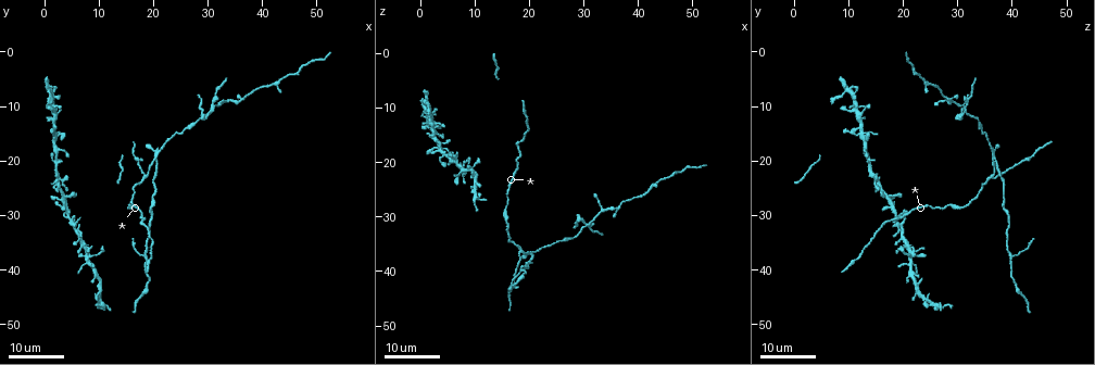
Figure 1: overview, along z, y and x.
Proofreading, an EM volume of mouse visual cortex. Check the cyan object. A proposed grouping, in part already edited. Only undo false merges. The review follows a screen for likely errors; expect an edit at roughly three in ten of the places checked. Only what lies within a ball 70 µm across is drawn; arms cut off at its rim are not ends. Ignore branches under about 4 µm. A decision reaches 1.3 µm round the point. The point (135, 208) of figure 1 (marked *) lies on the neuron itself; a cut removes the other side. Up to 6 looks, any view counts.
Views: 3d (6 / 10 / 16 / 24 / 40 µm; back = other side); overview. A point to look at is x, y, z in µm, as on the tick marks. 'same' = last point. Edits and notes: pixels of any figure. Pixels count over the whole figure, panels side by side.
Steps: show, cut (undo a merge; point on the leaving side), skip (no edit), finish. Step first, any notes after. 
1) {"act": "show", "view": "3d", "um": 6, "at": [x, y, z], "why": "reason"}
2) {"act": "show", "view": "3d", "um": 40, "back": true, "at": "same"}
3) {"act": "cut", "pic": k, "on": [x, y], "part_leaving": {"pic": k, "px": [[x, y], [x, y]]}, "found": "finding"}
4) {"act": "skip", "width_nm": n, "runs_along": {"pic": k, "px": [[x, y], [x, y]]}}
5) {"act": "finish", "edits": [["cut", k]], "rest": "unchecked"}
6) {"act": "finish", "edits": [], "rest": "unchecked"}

{"act": "show", "view": "3d", "um": 24, "at": [20.5, 19.0, 37.0], "why": "branch point"}

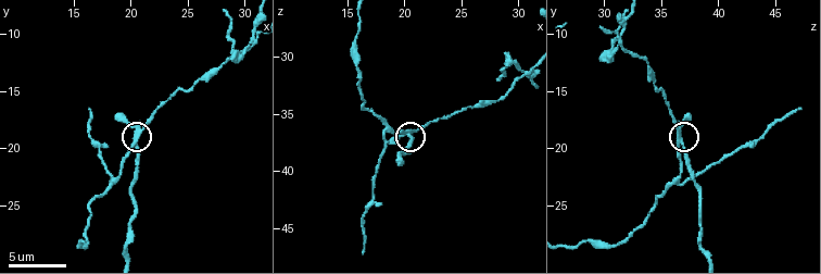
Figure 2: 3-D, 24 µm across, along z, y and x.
{"act": "show", "view": "3d", "um": 10, "at": [20.4, 19.6, 36.6], "why": "closer look"}

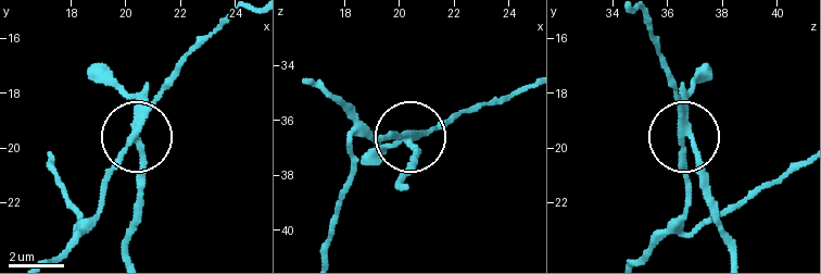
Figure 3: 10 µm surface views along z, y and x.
{"act": "cut", "pic": 3, "on": [116, 85], "width_nm": 230, "part_leaving": {"pic": 3, "px": [[139, 117], [139, 221], [125, 256]]}, "found": "two neurons meet here"}

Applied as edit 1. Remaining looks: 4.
{"act": "show", "view": "3d", "um": 10, "at": [30.4, 10.8, 31.4], "why": "four arms meet"}

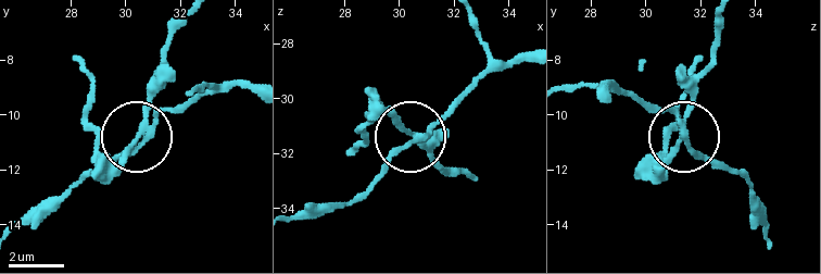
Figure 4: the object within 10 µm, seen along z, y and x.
{"act": "cut", "pic": 4, "on": [154, 91], "width_nm": 190, "part_leaving": {"pic": 4, "px": [[146, 129], [146, 89], [180, 20]]}, "found": "two neurons meet here"}

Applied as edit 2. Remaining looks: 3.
{"act": "show", "view": "overview"}

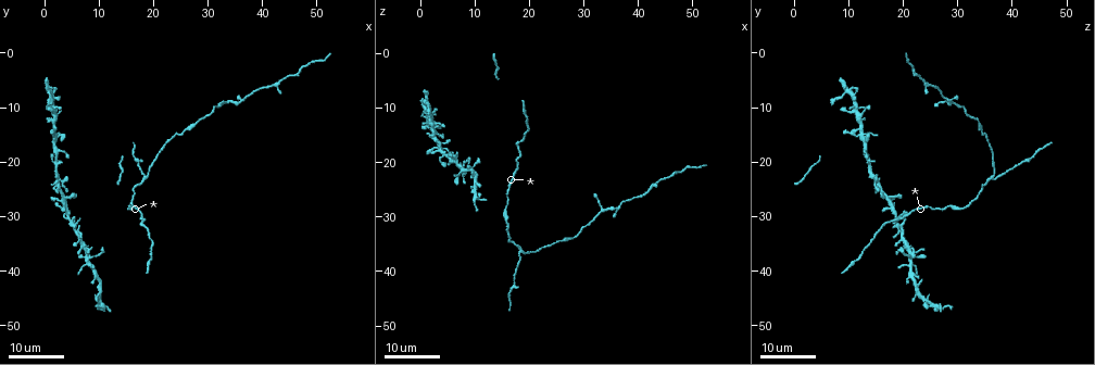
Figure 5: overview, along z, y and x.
{"act": "show", "view": "3d", "um": 24, "at": [36.0, 8.5, 28.5], "why": "thick turns thin"}

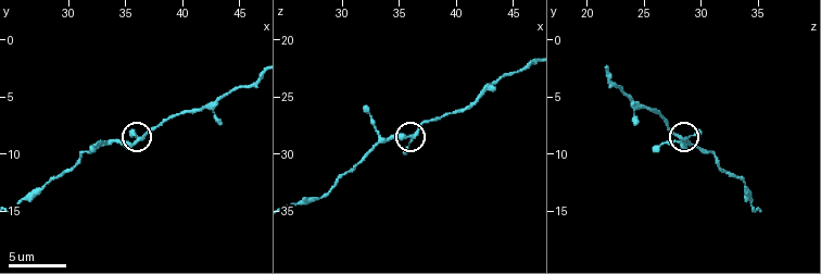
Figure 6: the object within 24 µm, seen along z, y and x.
{"act": "show", "view": "3d", "um": 10, "at": [36.0, 8.6, 28.4]}

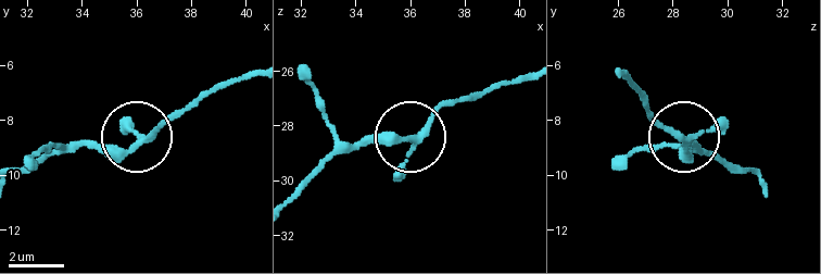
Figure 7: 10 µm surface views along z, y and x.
{"act": "skip", "arms": 3, "runs_along": {"pic": 7, "px": [[293, 197], [342, 152], [405, 138], [459, 98]]}, "found": "continuous, no second neuron"}

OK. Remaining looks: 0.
{"act": "finish", "edits": [["cut", 3], ["cut", 4]], "rest": "unchecked"}

